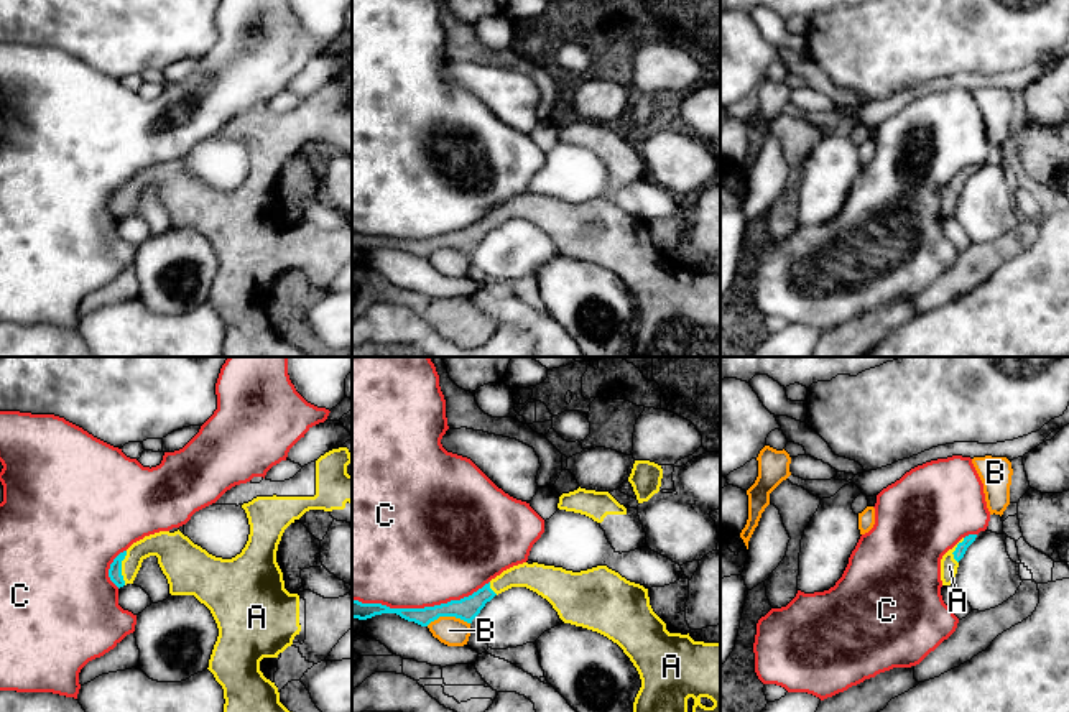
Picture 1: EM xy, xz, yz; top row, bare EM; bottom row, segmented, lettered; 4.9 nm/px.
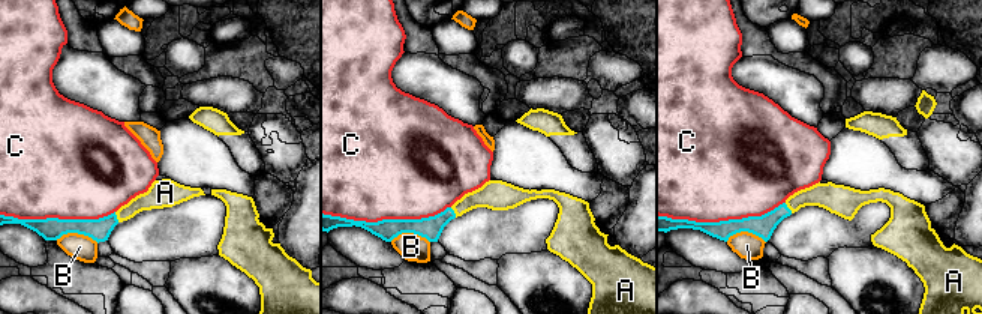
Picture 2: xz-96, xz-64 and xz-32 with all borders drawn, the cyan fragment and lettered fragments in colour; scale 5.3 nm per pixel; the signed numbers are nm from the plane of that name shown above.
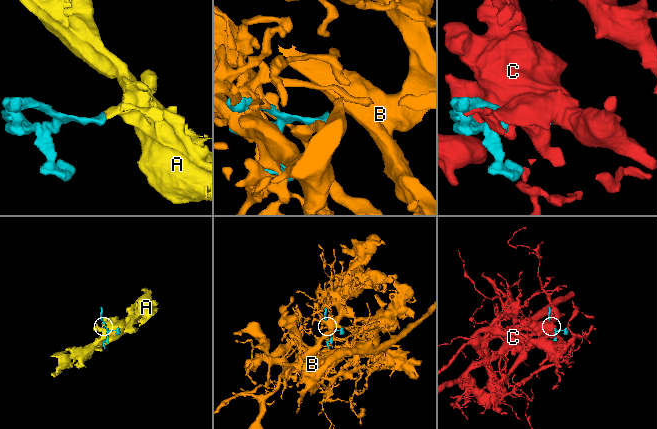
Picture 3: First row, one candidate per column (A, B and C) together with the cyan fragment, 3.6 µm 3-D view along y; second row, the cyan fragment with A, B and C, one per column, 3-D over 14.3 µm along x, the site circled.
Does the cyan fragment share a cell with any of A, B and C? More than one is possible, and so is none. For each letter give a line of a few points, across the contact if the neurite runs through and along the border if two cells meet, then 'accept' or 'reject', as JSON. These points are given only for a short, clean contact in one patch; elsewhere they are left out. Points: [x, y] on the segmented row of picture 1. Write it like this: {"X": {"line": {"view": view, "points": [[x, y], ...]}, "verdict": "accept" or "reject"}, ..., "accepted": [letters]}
{"A": {"line": {"view": "xy", "points": [[115, 576], [120, 568], [147, 546], [166, 546]]}, "verdict": "accept"}, "B": {"verdict": "reject"}, "C": {"verdict": "reject"}, "accepted": ["A"]}

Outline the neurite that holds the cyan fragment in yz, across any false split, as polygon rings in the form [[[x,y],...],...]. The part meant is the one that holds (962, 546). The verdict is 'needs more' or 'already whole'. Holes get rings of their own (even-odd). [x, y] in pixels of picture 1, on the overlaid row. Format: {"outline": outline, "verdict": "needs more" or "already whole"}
{"outline": [[[977,534],[962,538],[952,549],[949,549],[941,559],[941,580],[942,585],[954,584],[959,561],[964,557],[967,548],[975,541]]], "verdict": "needs more"}

